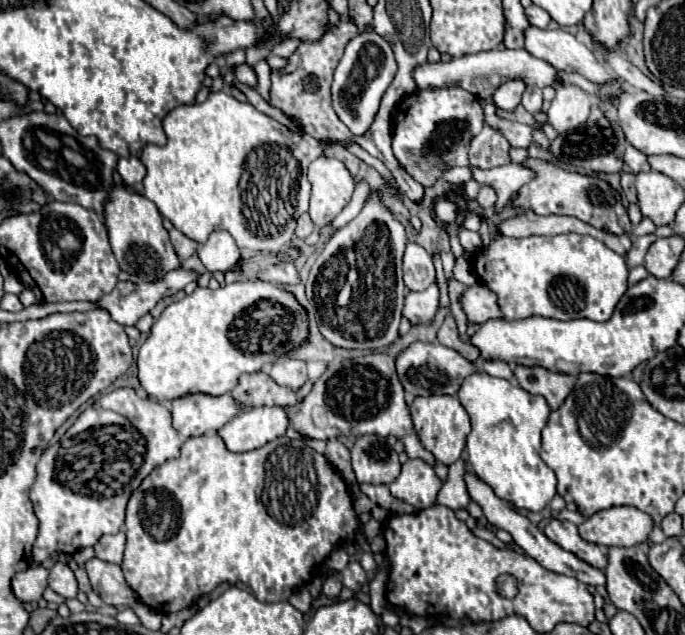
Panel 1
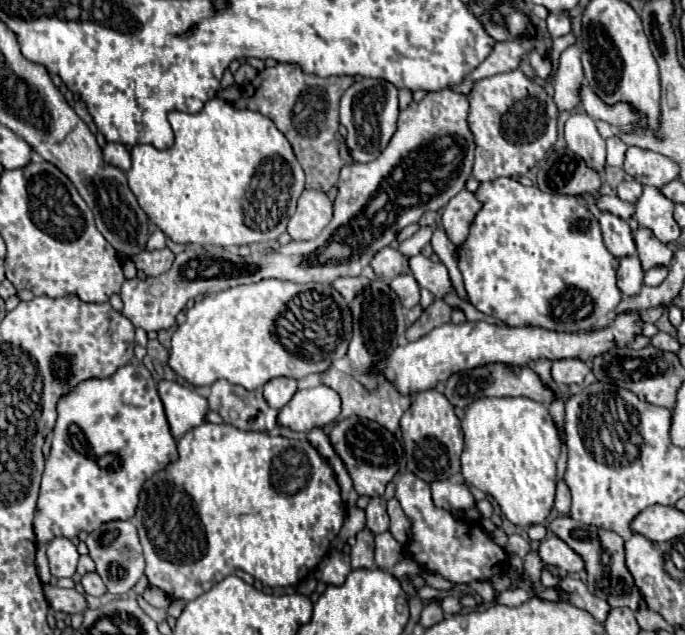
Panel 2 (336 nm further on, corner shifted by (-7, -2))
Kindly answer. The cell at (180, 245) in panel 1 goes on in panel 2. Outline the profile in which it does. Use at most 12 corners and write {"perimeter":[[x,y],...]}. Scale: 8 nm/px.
{"perimeter":[[170,248],[146,250],[132,258],[146,276],[170,270],[174,252]]}

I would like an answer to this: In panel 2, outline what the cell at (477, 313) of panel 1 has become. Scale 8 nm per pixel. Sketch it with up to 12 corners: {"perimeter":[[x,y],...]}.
{"perimeter":[[422,254],[410,258],[412,276],[436,298],[454,292],[448,268]]}

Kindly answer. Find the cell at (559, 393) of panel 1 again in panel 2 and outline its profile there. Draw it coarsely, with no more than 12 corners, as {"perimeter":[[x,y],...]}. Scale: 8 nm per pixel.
{"perimeter":[[576,358],[552,362],[552,378],[558,386],[582,384],[590,372]]}

